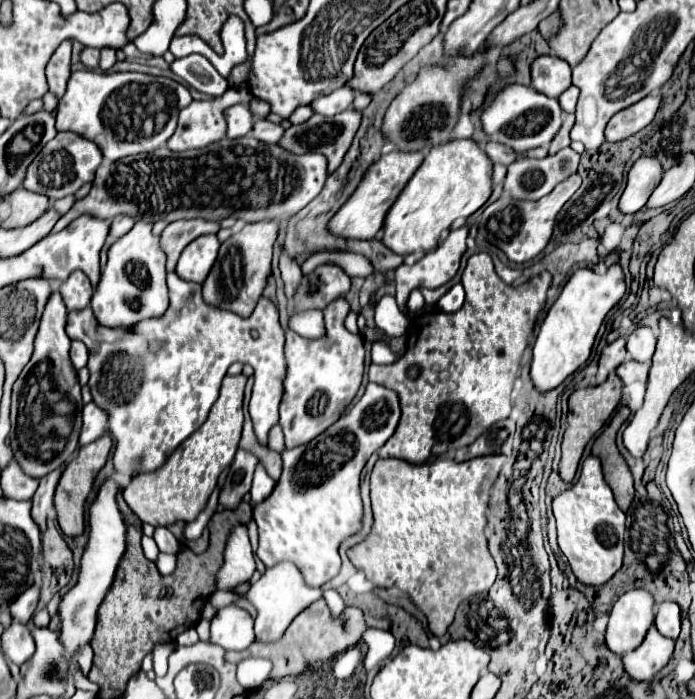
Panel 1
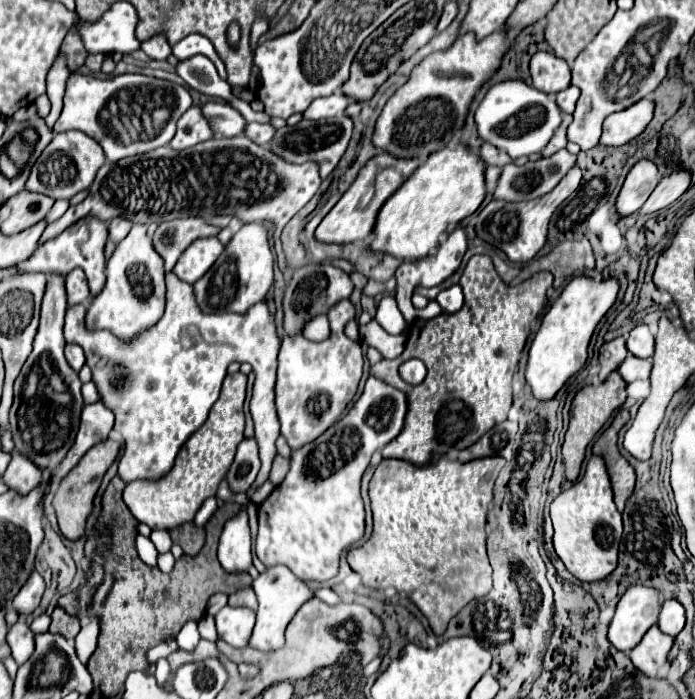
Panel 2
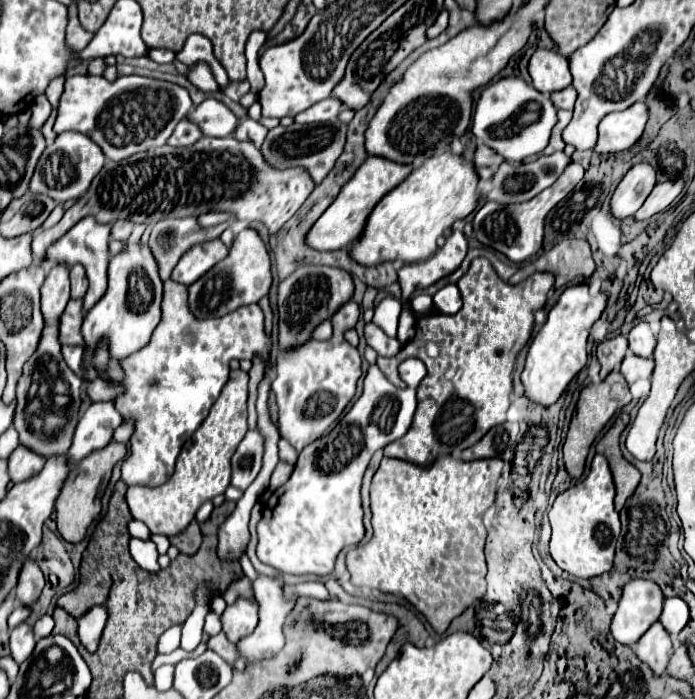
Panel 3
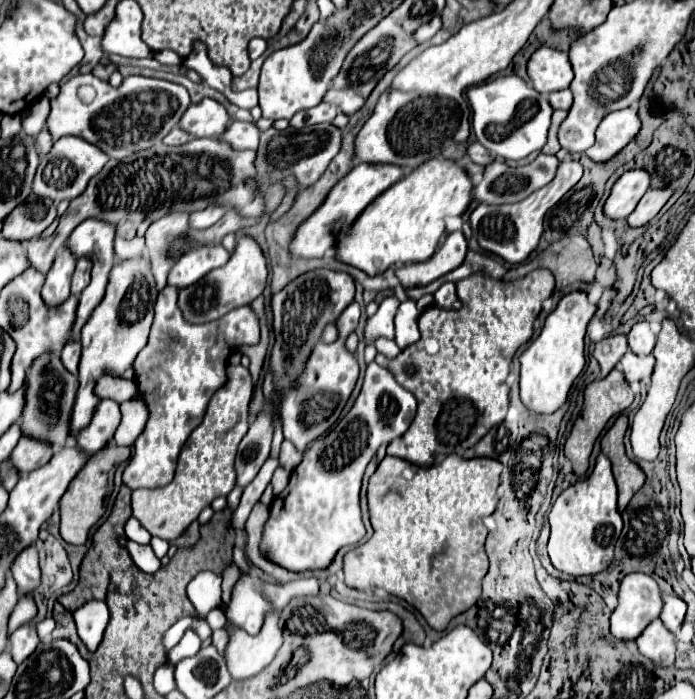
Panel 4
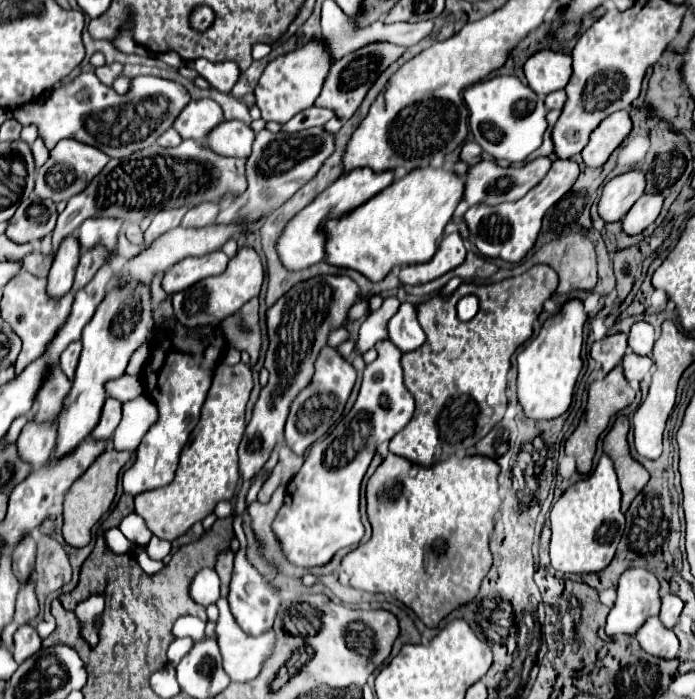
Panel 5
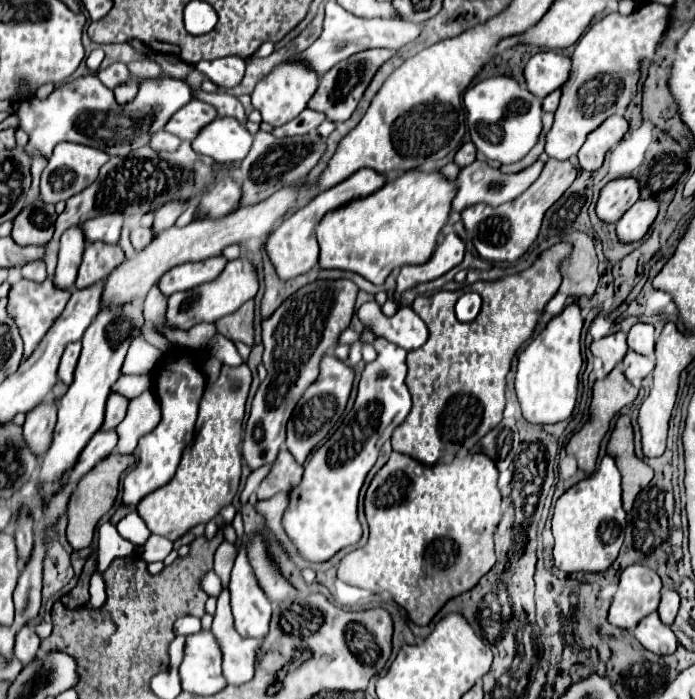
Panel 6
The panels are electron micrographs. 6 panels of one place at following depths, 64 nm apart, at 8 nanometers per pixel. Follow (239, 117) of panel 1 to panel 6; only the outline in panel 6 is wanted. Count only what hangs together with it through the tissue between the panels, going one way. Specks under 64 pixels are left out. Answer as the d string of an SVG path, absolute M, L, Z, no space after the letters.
M192 100L186 106L182 106L164 126L166 132L178 136L180 140L192 140L198 130L206 124L210 124L216 118L216 110L200 100Z

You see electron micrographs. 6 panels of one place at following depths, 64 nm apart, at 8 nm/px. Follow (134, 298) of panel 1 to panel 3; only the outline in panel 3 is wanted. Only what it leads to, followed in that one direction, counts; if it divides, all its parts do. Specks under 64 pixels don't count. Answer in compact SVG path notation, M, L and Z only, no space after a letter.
M136 226L128 238L128 250L114 256L108 268L108 290L100 302L84 316L82 336L84 336L84 362L82 368L90 368L94 354L102 342L108 346L110 358L124 360L144 348L150 340L150 334L160 318L160 300L162 300L162 282L158 278L158 268L148 246L140 246L140 236L146 226Z

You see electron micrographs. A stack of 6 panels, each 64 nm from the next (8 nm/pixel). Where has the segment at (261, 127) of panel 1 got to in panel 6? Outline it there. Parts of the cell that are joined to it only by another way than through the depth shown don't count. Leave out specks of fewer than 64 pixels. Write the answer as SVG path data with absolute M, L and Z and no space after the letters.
M216 118L192 140L192 150L216 162L242 162L252 148L252 134L236 118Z

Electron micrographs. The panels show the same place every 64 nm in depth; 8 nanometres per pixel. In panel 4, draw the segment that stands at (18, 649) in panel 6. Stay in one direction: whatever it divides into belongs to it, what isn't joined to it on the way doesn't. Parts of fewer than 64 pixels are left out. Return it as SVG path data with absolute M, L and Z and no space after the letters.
M24 624L14 634L10 634L10 654L16 664L24 662L40 644L40 638L36 634L36 628Z

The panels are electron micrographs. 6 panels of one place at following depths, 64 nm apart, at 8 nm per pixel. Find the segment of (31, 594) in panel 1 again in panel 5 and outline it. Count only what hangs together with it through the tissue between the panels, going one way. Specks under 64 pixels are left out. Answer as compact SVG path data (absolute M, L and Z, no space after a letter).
M30 534L22 536L22 540L12 552L12 558L14 558L14 574L18 576L20 582L26 580L34 572L34 560L36 560L36 542Z

